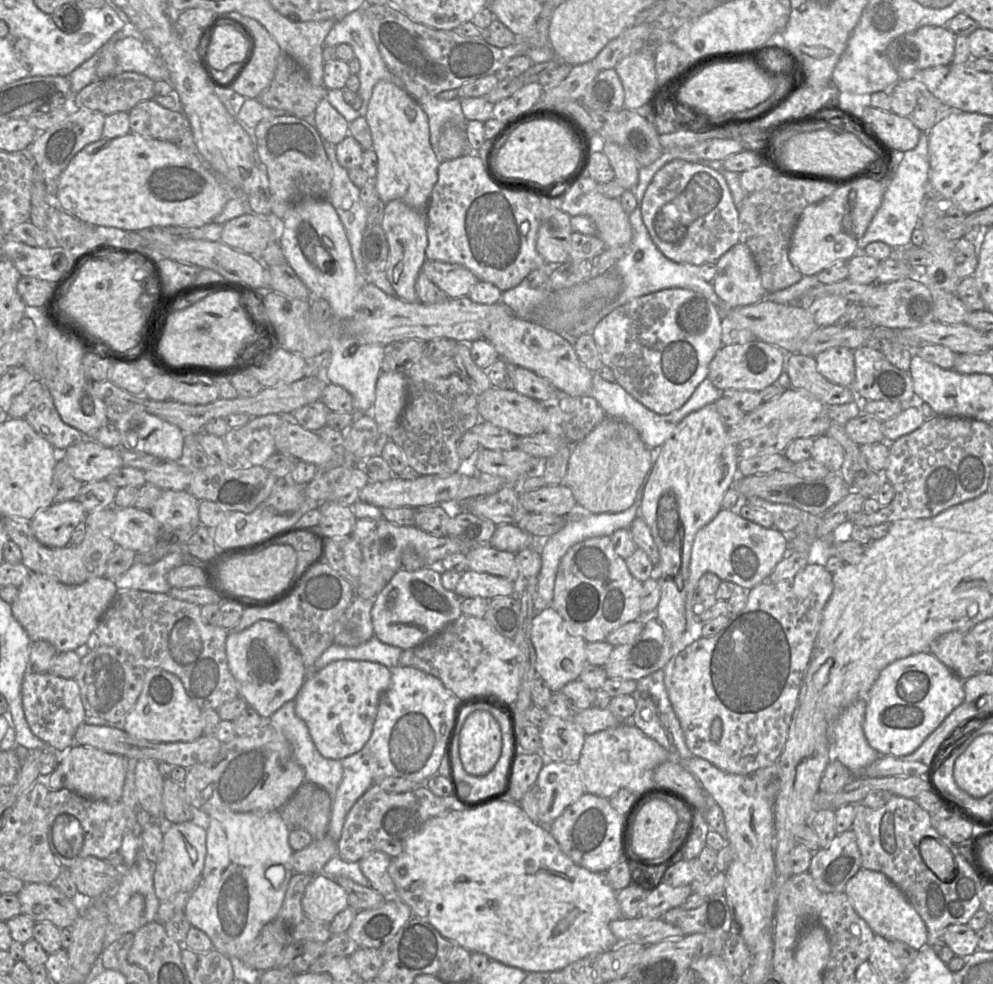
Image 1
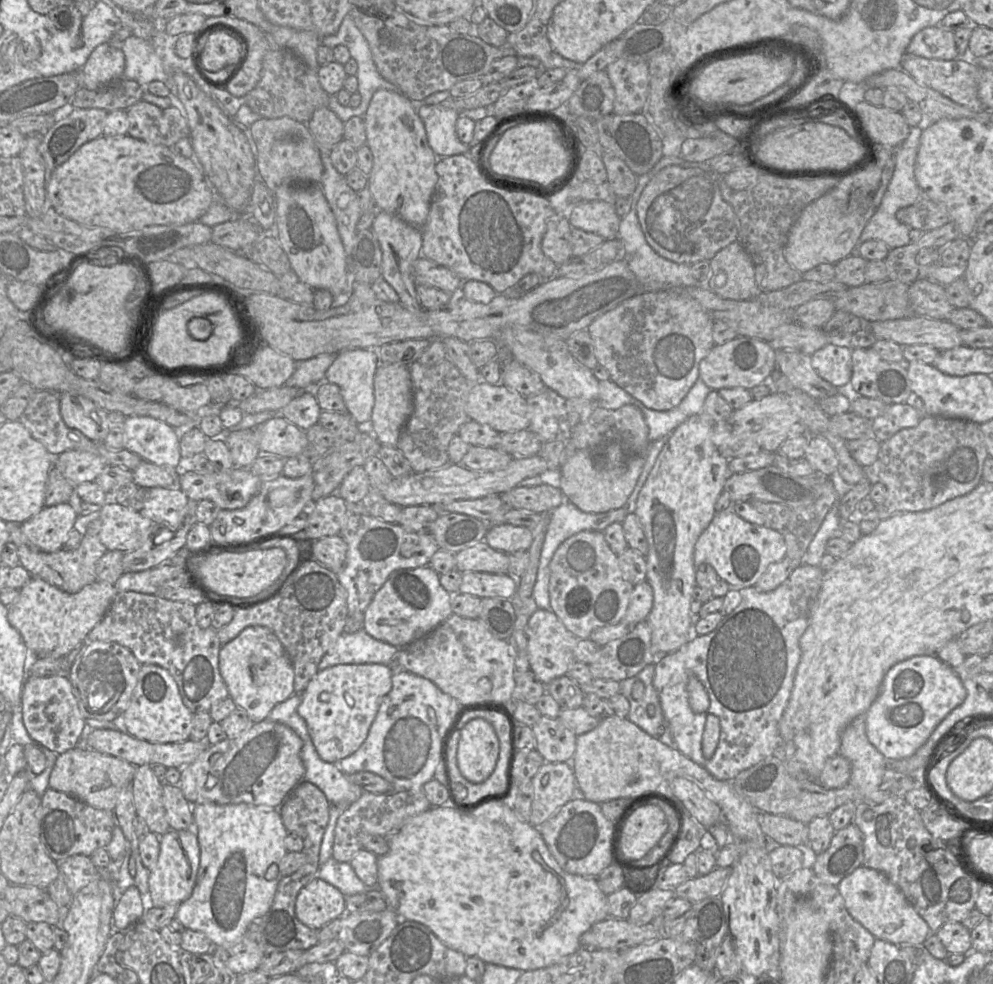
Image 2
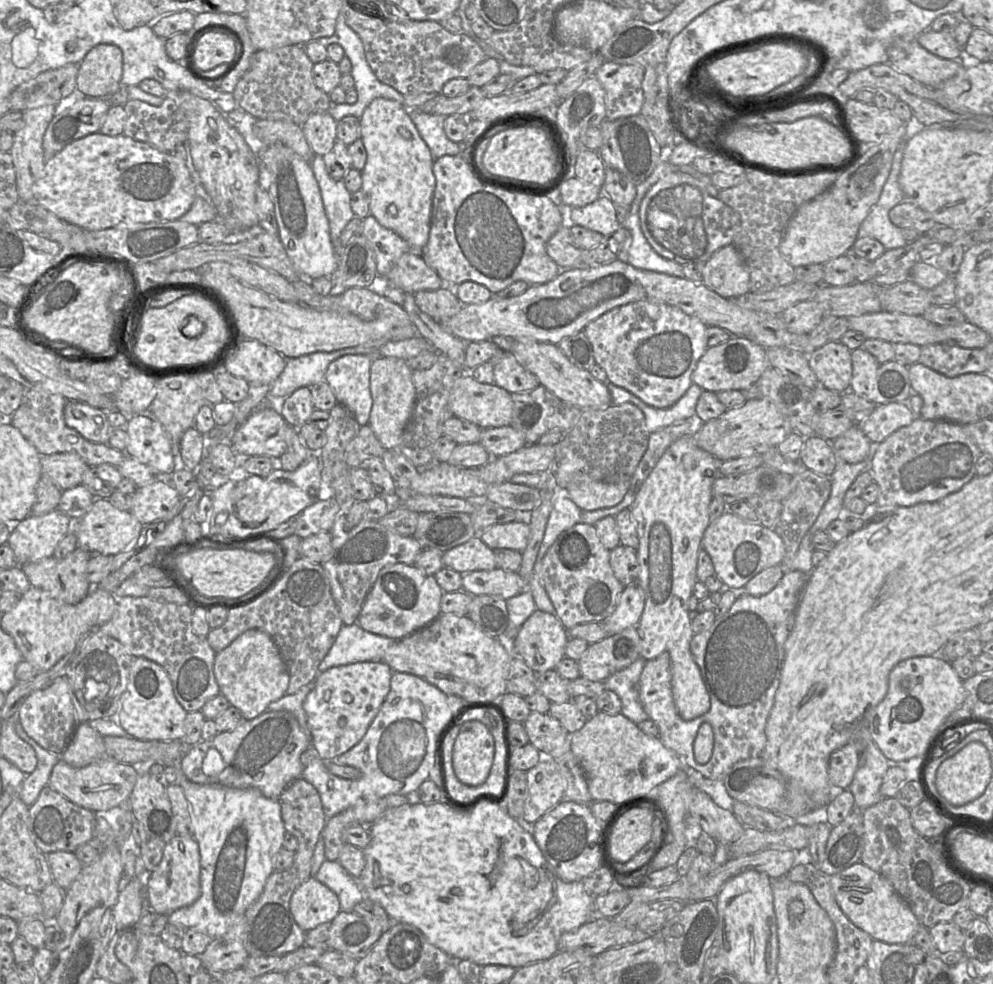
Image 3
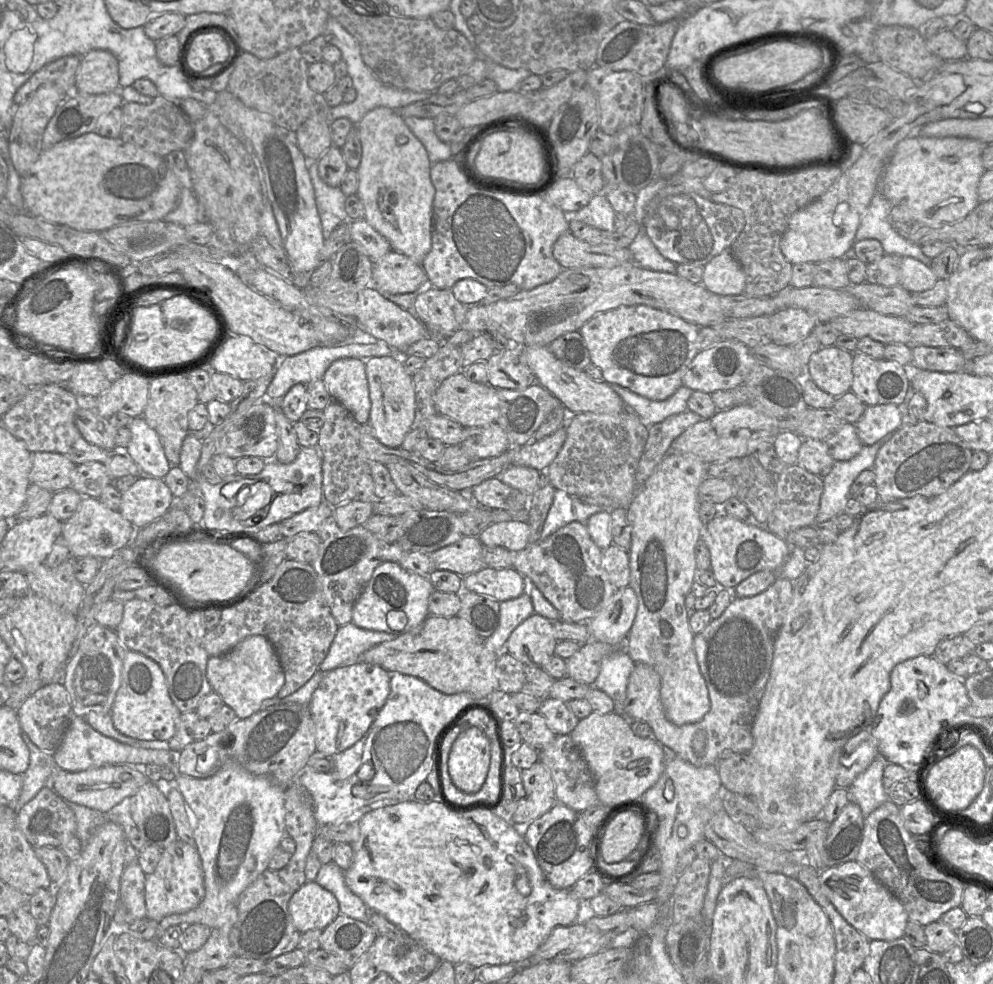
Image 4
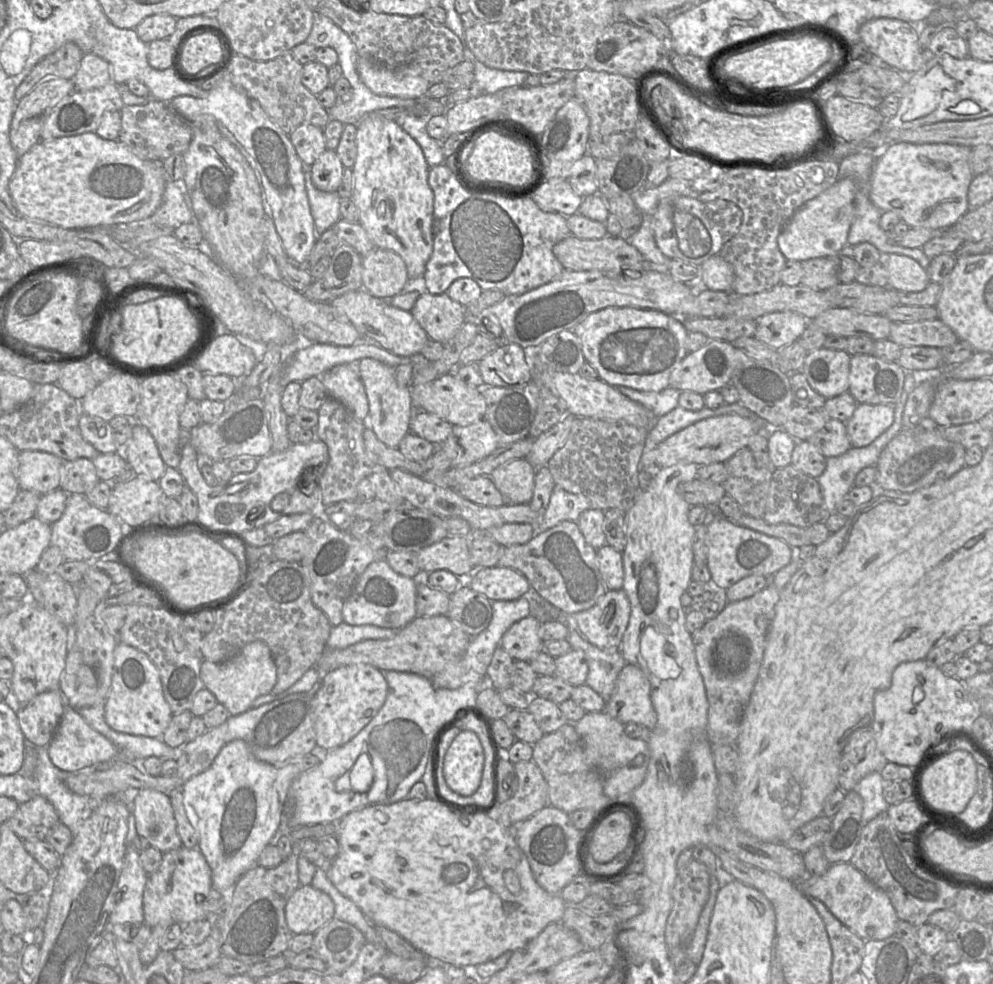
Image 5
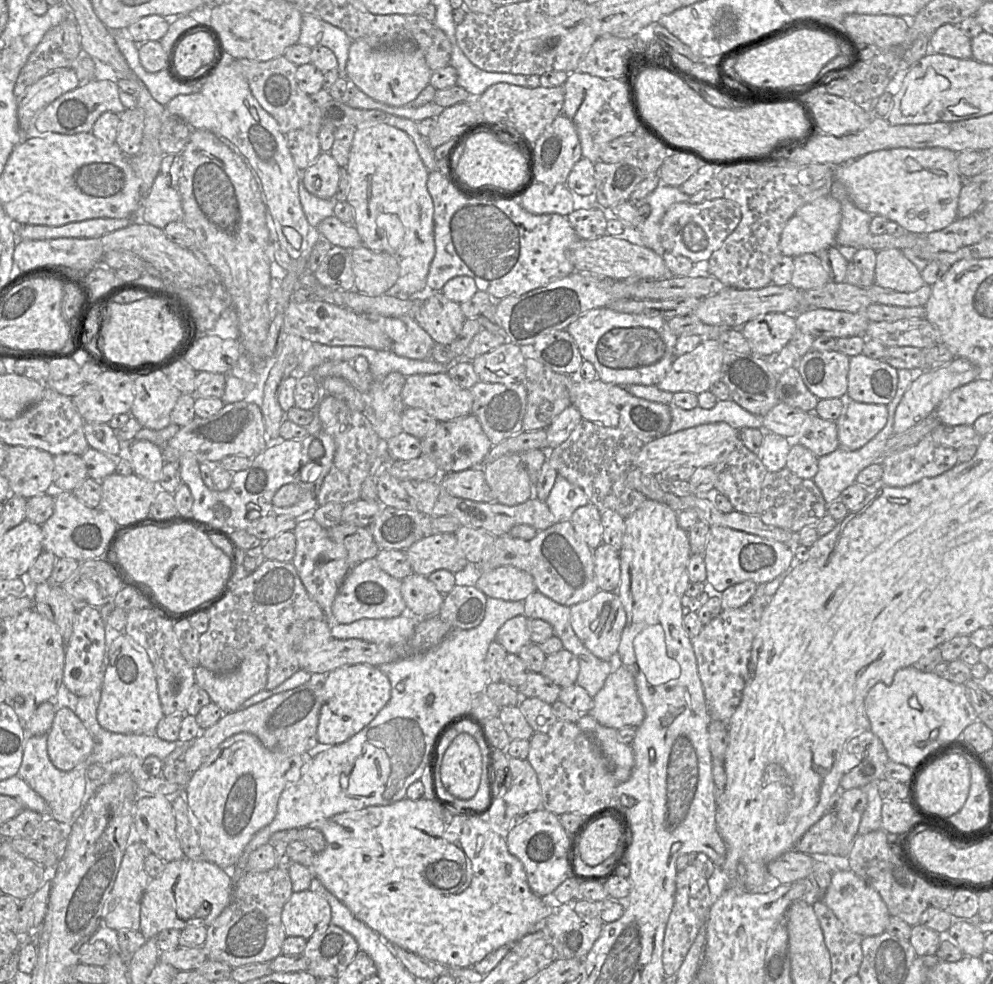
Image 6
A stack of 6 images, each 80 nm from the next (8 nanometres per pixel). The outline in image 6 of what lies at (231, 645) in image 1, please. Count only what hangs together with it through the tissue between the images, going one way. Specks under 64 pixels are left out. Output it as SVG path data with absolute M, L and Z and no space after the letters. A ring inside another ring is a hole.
M263 650L256 651L247 656L235 671L228 674L217 675L201 665L195 668L196 684L208 693L211 701L218 705L224 713L238 711L247 699L265 690L267 676L268 656Z

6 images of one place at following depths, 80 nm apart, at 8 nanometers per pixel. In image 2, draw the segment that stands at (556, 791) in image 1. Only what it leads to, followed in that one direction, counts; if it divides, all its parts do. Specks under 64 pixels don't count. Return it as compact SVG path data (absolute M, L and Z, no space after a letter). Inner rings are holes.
M544 762L531 779L534 788L530 824L540 826L575 796L581 796L570 763Z

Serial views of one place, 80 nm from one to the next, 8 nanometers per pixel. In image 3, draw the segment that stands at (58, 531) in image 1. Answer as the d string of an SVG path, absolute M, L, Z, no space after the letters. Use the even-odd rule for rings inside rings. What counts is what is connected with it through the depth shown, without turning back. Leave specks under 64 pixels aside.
M59 509L39 516L29 514L12 530L7 540L14 552L17 566L52 557L58 543L70 531L71 527L71 518Z

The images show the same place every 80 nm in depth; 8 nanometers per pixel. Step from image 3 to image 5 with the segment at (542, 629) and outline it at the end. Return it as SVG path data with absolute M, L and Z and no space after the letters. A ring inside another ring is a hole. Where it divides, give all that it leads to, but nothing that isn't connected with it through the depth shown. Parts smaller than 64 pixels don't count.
M529 615L514 623L502 636L500 646L514 659L529 662L544 650L538 635L541 621Z

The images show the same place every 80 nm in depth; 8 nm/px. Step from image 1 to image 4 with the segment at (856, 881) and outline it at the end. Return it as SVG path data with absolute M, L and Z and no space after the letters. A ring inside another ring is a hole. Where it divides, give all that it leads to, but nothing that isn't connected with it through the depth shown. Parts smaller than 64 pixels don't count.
M858 862L826 867L819 873L823 893L843 918L870 941L893 941L904 937L909 921L901 902L877 878Z

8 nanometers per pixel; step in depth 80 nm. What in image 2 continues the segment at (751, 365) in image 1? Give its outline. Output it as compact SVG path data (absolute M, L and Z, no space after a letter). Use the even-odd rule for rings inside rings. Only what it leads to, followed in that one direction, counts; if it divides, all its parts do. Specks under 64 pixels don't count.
M738 336L723 344L715 345L699 365L699 379L711 390L724 388L752 389L768 380L776 370L776 351L768 343L751 337Z

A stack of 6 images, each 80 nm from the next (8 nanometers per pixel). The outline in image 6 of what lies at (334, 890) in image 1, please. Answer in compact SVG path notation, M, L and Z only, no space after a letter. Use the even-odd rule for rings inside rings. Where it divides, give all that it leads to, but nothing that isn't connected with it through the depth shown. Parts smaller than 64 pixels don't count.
M309 889L293 892L283 907L281 920L287 937L308 940L331 924L331 907L326 899Z

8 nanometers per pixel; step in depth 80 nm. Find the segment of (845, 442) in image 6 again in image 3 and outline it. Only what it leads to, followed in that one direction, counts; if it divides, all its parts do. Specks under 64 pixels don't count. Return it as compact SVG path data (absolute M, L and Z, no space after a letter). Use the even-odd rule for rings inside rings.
M904 403L877 405L862 423L857 424L874 444L882 443L898 429L908 426L916 415Z

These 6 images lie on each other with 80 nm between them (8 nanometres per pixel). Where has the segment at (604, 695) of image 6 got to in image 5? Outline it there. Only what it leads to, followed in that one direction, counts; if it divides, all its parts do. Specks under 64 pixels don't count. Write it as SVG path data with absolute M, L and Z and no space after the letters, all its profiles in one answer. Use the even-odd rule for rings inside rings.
M626 664L618 675L612 695L606 701L604 712L624 725L636 723L652 730L657 723L657 714L650 691L650 682L642 670Z

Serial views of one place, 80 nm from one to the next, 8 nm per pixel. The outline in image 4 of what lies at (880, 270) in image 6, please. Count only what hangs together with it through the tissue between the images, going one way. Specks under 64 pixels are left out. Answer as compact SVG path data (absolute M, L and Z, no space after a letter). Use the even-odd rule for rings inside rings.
M902 257L899 284L910 293L927 291L938 281L930 268L912 257Z

